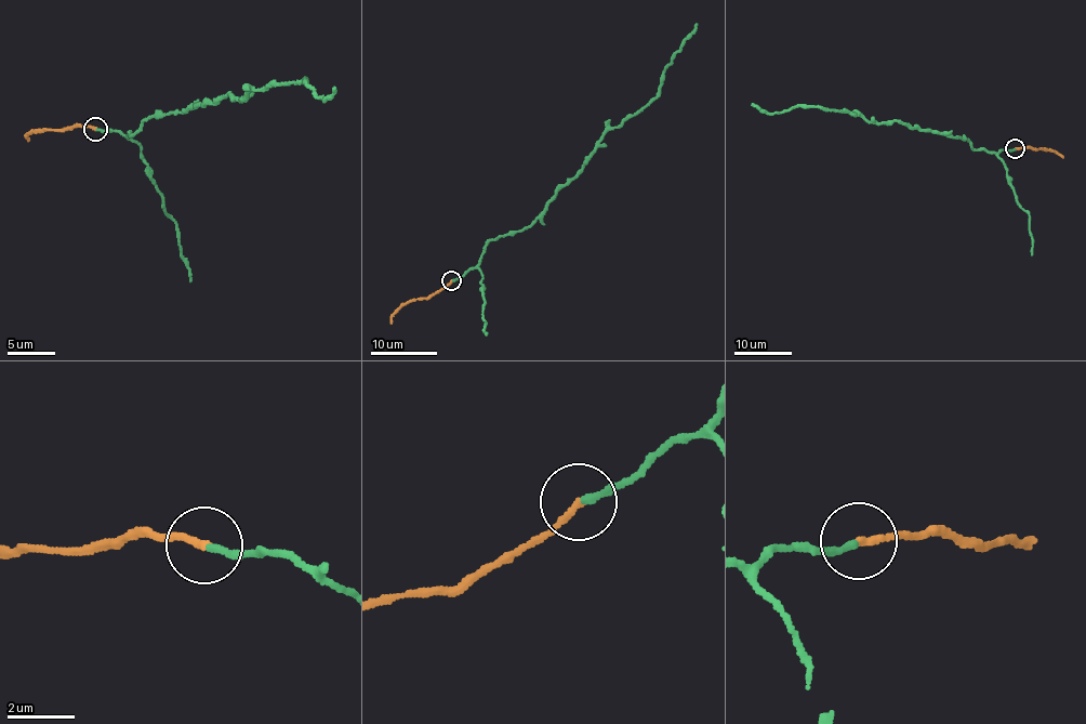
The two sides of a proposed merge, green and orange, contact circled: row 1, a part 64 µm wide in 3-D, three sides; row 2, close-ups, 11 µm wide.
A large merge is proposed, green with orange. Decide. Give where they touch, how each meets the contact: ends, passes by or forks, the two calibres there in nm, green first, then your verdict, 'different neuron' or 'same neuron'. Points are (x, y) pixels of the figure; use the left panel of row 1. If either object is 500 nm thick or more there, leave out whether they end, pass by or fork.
(95, 129) | green ends | orange ends | 220/200 nm | different neuron

